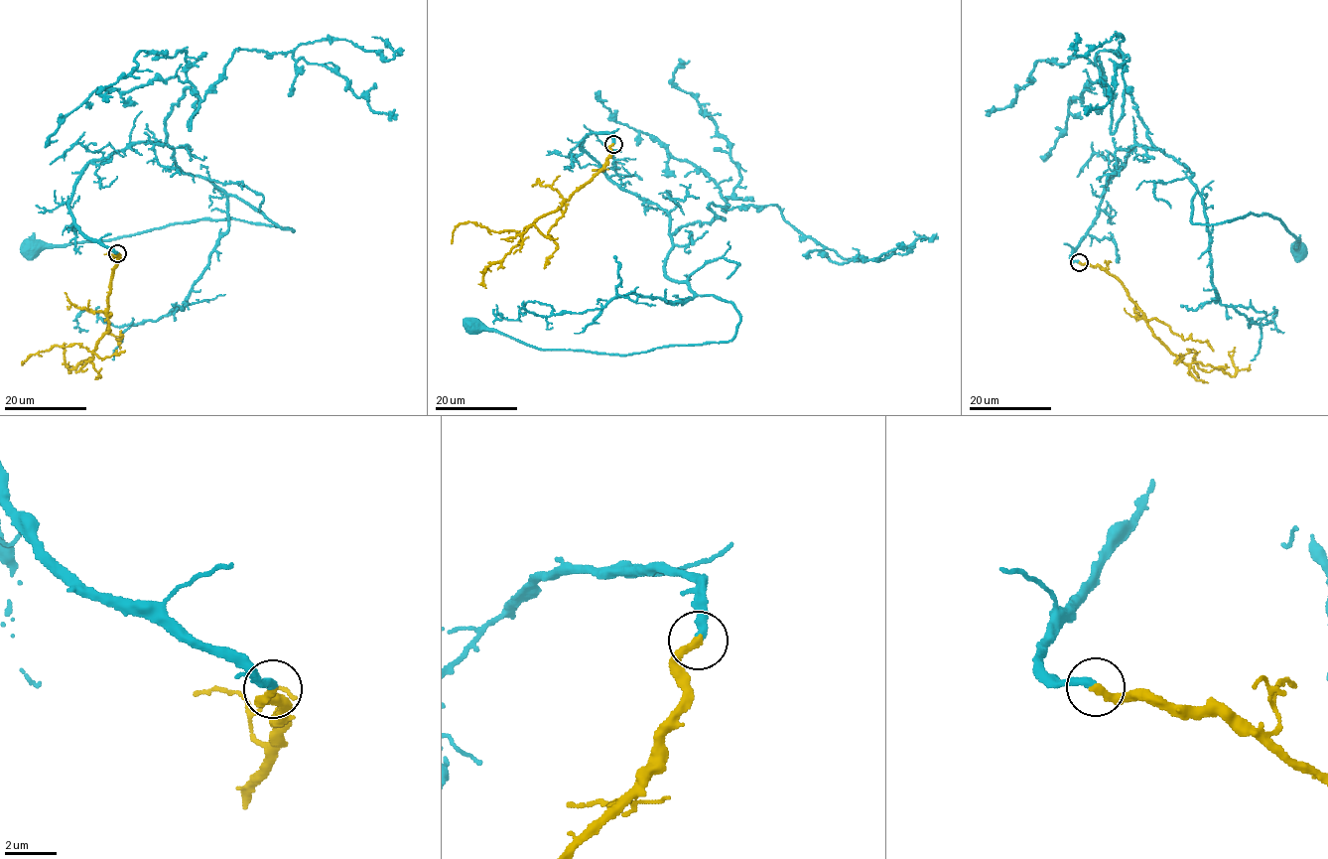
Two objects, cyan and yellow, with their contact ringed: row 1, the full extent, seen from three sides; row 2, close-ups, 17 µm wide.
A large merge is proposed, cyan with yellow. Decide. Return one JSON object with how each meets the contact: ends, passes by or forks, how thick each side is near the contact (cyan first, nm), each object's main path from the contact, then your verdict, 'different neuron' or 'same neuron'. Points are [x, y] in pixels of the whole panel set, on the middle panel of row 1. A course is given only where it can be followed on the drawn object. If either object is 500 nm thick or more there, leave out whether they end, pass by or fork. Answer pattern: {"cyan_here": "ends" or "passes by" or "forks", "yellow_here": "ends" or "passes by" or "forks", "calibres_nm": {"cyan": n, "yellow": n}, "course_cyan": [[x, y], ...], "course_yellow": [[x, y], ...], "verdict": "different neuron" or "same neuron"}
{"cyan_here": "ends", "yellow_here": "ends", "calibres_nm": {"cyan": 320, "yellow": 320}, "course_cyan": [[613, 143], [588, 133], [581, 147], [669, 217], [663, 270], [730, 301], [736, 333], [614, 355], [473, 327]], "course_yellow": [[613, 144], [606, 165], [521, 233], [494, 232], [464, 221], [453, 229], [451, 243]], "verdict": "same neuron"}

